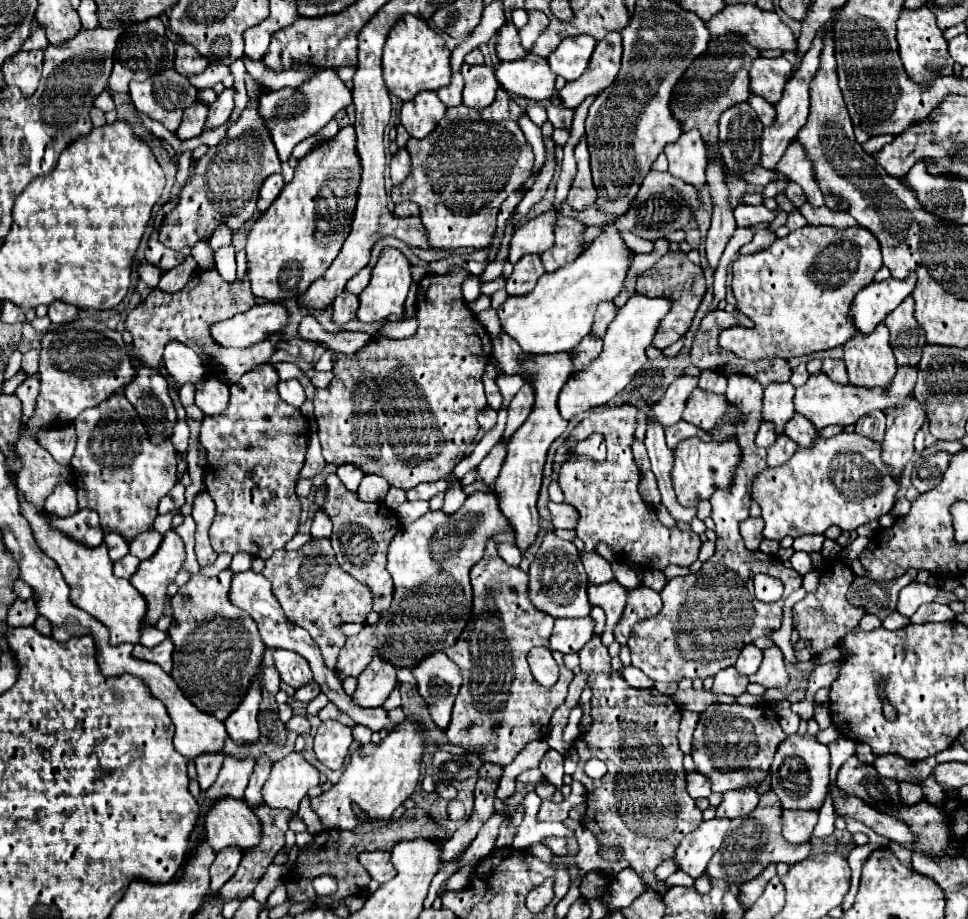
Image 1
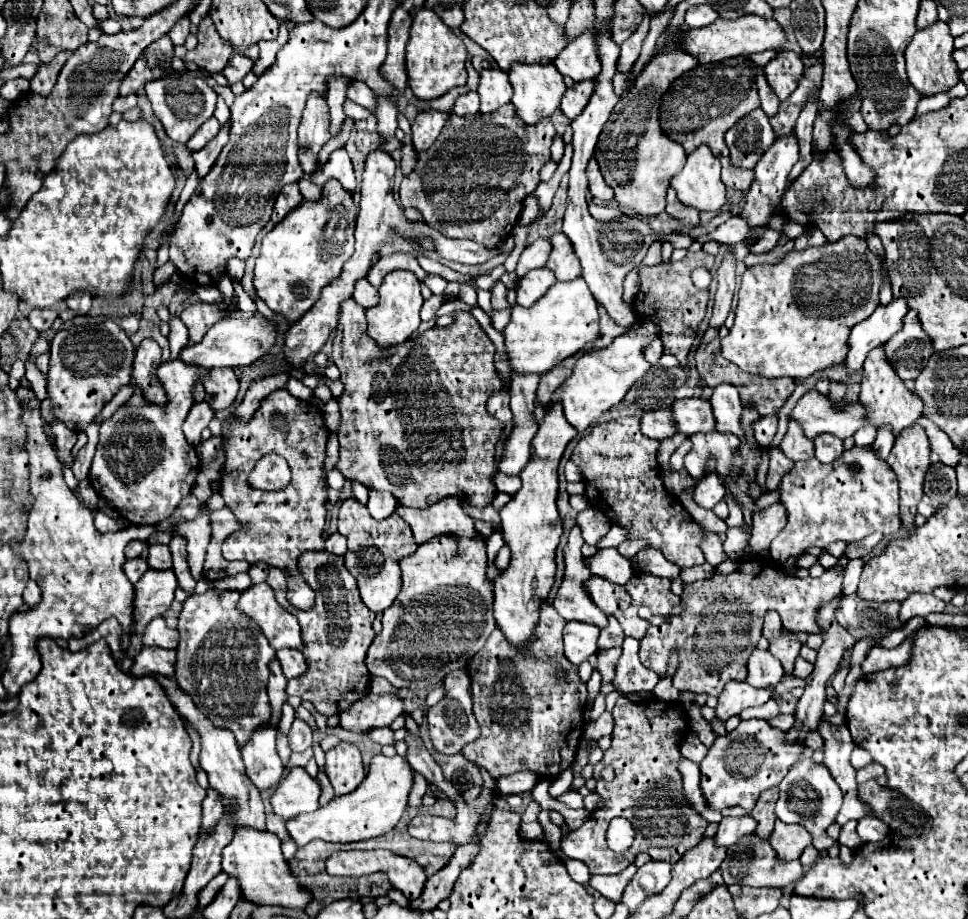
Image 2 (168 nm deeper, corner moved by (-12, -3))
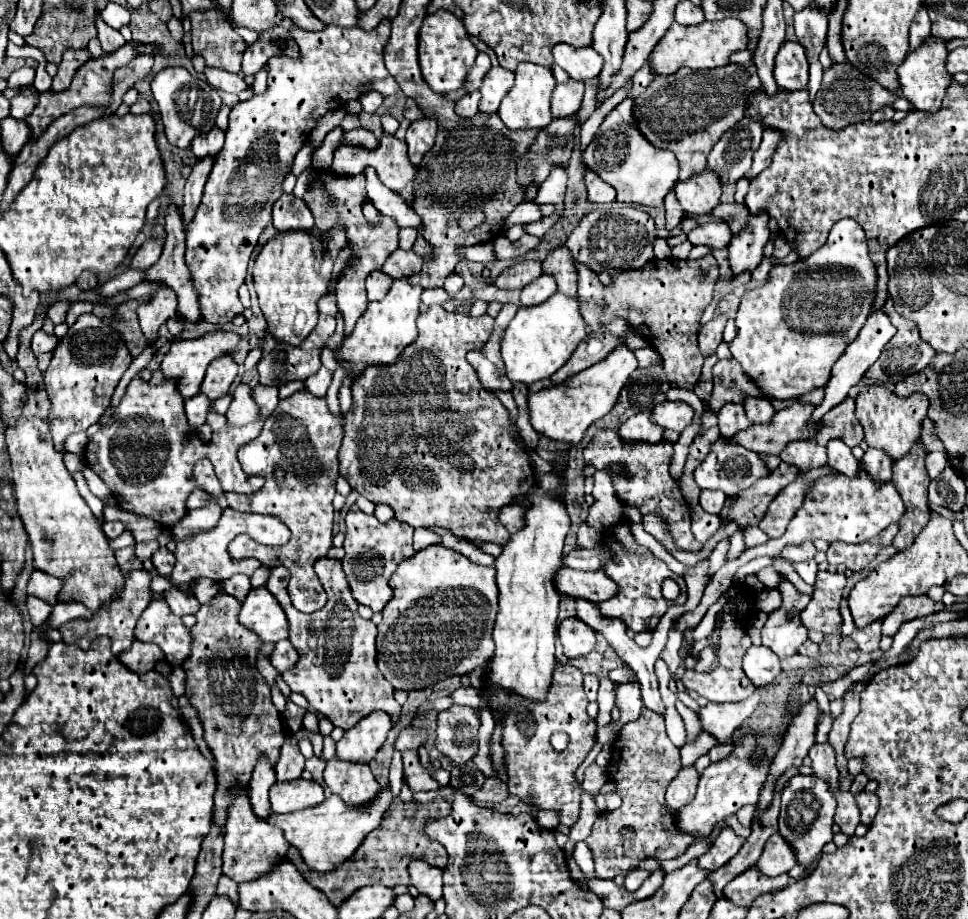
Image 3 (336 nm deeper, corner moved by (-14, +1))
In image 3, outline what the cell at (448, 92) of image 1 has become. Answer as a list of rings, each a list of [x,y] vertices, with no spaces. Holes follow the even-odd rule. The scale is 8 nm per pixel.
[[[470,93],[466,97],[462,97],[458,103],[456,103],[456,115],[462,117],[462,119],[470,119],[478,113],[478,101],[480,101],[480,93]]]

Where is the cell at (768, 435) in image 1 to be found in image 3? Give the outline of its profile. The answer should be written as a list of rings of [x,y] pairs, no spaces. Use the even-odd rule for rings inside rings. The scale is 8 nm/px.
[[[754,395],[744,397],[744,409],[746,409],[746,415],[752,423],[768,423],[776,413],[768,399],[754,397]]]

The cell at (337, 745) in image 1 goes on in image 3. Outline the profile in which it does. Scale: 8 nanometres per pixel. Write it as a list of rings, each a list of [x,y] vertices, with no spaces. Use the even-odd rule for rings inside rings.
[[[336,757],[326,763],[324,781],[350,809],[366,807],[382,791],[368,765],[348,765],[346,761],[336,761]]]

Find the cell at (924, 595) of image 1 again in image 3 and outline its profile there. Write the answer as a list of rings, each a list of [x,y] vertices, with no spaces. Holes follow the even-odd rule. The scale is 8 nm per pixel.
[[[904,597],[900,605],[882,621],[882,633],[894,637],[902,623],[912,621],[916,617],[932,615],[936,611],[936,603],[930,597]]]

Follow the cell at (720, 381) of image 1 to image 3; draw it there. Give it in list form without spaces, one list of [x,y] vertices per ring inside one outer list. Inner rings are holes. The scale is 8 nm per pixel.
[[[724,405],[724,409],[720,409],[718,413],[718,427],[720,427],[720,433],[722,437],[732,437],[736,435],[740,429],[748,429],[750,421],[744,413],[744,407],[742,405]]]

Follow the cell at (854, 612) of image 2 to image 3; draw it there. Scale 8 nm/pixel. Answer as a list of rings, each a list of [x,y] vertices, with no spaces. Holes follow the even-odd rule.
[[[872,623],[868,625],[866,629],[856,629],[851,638],[857,644],[860,651],[864,653],[876,653],[880,647],[880,637],[882,637],[882,629],[880,629],[880,623]]]

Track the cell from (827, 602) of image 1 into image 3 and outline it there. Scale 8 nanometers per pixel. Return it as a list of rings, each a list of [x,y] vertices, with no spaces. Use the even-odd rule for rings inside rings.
[[[812,699],[792,719],[792,725],[788,727],[788,731],[784,735],[784,741],[770,765],[768,779],[760,793],[760,799],[758,799],[760,813],[770,807],[772,797],[774,797],[774,787],[776,787],[776,781],[780,779],[780,775],[786,773],[788,767],[800,767],[802,759],[808,755],[810,747],[814,745],[816,717],[818,717],[818,703],[816,703],[816,699]]]

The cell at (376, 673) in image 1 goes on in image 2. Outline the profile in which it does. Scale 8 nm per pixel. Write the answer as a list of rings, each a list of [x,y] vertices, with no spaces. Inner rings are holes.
[[[400,691],[374,695],[368,693],[366,697],[358,699],[348,711],[340,713],[340,725],[350,731],[370,731],[372,727],[388,727],[396,717],[404,713],[404,699]]]

